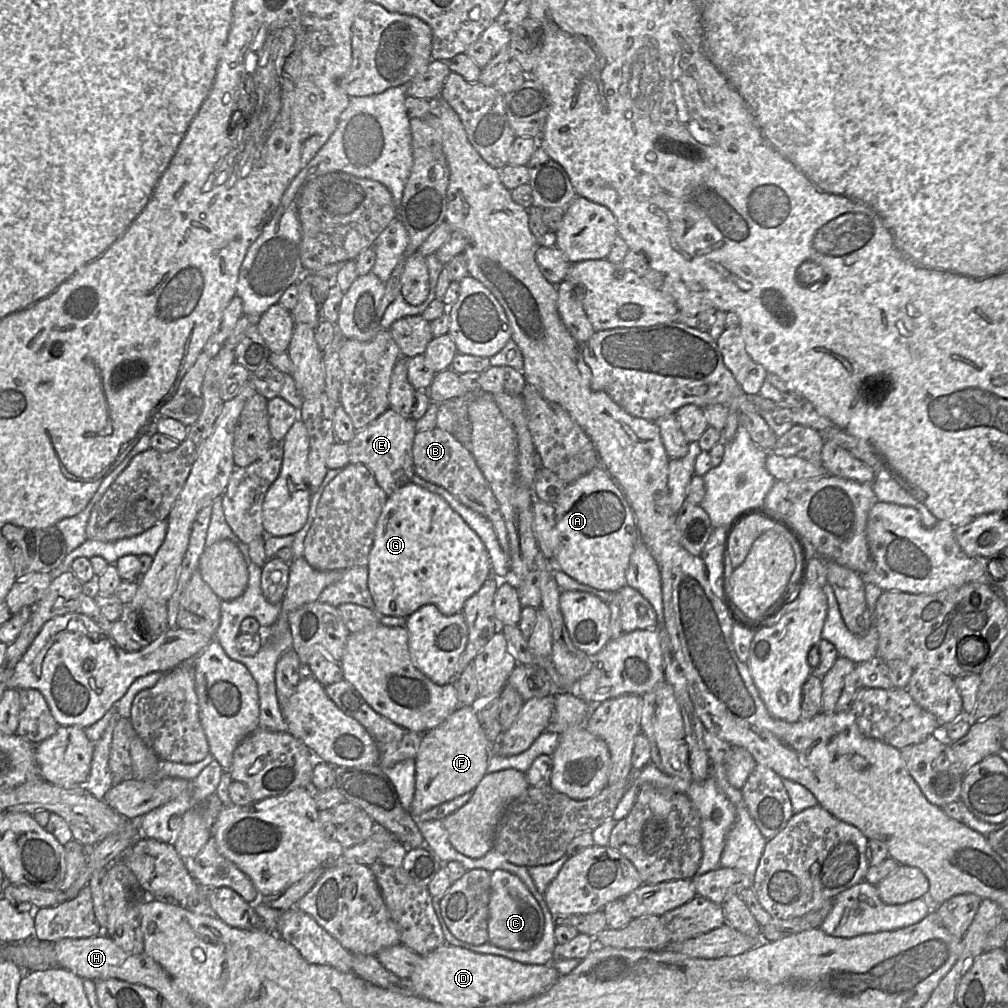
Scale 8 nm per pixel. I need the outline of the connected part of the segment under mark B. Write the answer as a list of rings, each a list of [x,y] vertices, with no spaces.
[[[434,428],[416,433],[412,453],[414,473],[428,482],[445,488],[463,505],[485,517],[491,523],[501,549],[505,555],[510,555],[507,529],[499,504],[471,452],[449,432]]]

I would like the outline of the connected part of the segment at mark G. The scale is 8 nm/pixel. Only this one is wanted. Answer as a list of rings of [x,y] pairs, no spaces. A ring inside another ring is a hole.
[[[413,482],[403,485],[388,496],[376,524],[367,567],[368,588],[375,604],[375,611],[380,616],[408,617],[425,604],[434,604],[442,614],[447,616],[459,613],[463,610],[466,600],[474,595],[483,586],[487,578],[492,575],[491,559],[479,536],[440,495],[414,484]]]

